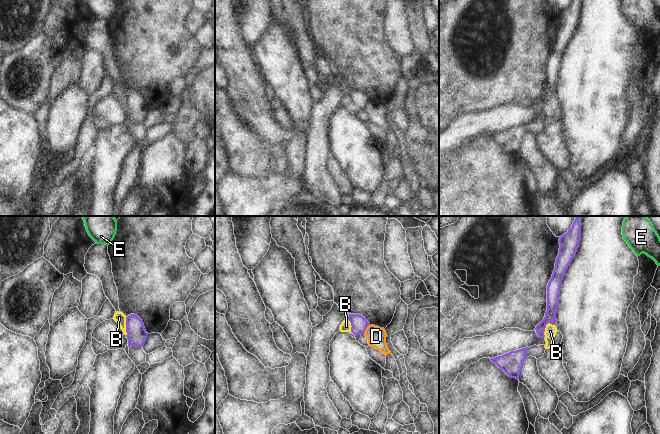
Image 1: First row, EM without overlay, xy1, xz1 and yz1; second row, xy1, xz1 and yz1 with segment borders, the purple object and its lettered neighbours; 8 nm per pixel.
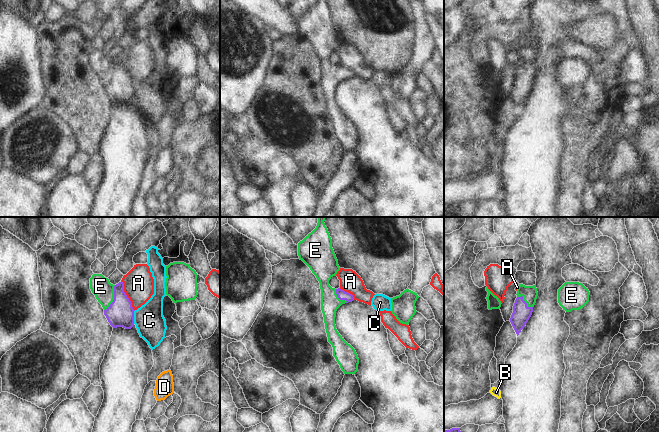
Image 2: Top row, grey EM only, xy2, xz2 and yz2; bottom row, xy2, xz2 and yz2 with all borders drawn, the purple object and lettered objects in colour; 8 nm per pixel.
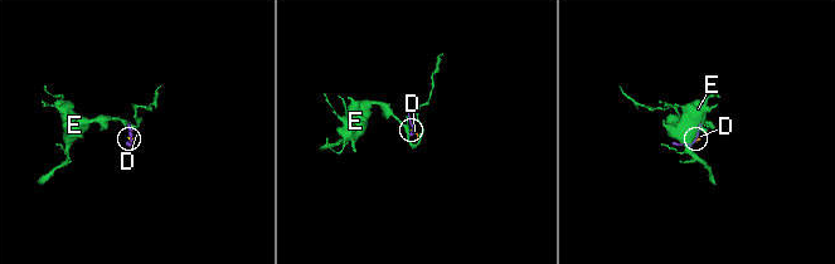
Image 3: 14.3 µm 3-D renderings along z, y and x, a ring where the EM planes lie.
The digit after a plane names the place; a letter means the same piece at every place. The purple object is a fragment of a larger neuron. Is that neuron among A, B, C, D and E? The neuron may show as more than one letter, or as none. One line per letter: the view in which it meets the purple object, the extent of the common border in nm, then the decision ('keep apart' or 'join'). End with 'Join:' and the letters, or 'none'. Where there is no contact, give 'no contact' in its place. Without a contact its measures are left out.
A: meets purple in xy2; contact 260 nm long; keep apart
B: meets purple in yz1; contact 140 nm long; keep apart
C: meets purple in xy2; contact 110 nm long; keep apart
D: meets purple in xz1; contact 90 nm long; keep apart
E: meets purple in xy2; contact 220 nm long; join
Join: E

